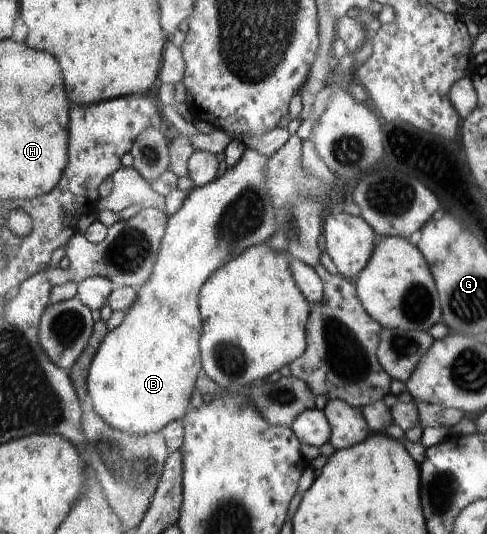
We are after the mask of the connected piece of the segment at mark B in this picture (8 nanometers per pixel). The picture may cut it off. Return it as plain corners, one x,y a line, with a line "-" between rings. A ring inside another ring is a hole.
247,146
245,155
237,163
228,166
212,182
195,186
186,194
181,208
168,217
165,238
161,241
152,276
137,291
137,299
121,325
103,338
88,369
88,394
93,409
115,429
141,436
159,432
185,415
195,391
193,385
198,379
197,373
201,371
197,347
203,327
198,304
201,286
228,261
237,259
247,248
267,242
277,231
265,171
267,157

